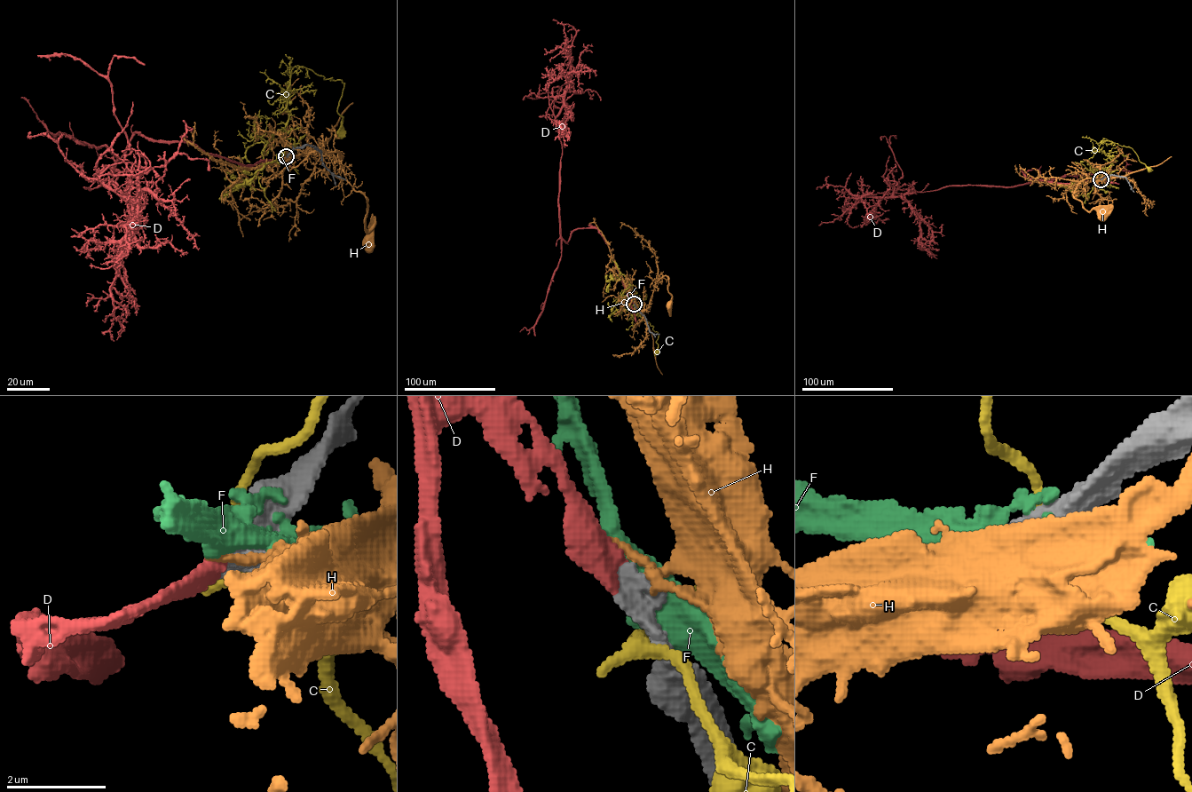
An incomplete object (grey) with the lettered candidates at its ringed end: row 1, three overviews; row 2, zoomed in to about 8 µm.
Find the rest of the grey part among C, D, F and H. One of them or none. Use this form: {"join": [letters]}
{"join": ["D"]}

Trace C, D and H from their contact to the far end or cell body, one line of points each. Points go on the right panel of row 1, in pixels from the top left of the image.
C: (1101, 179), (1101, 175), (1112, 172), (1106, 168), (1110, 160), (1099, 147), (1103, 140), (1131, 147), (1148, 170)
D: (1101, 179), (1046, 181), (1028, 178), (1033, 169), (1035, 180), (1011, 186), (953, 185), (895, 197), (817, 189)
H: (1101, 179), (1107, 178), (1083, 179), (1072, 195), (1086, 209), (1095, 209), (1101, 215)

